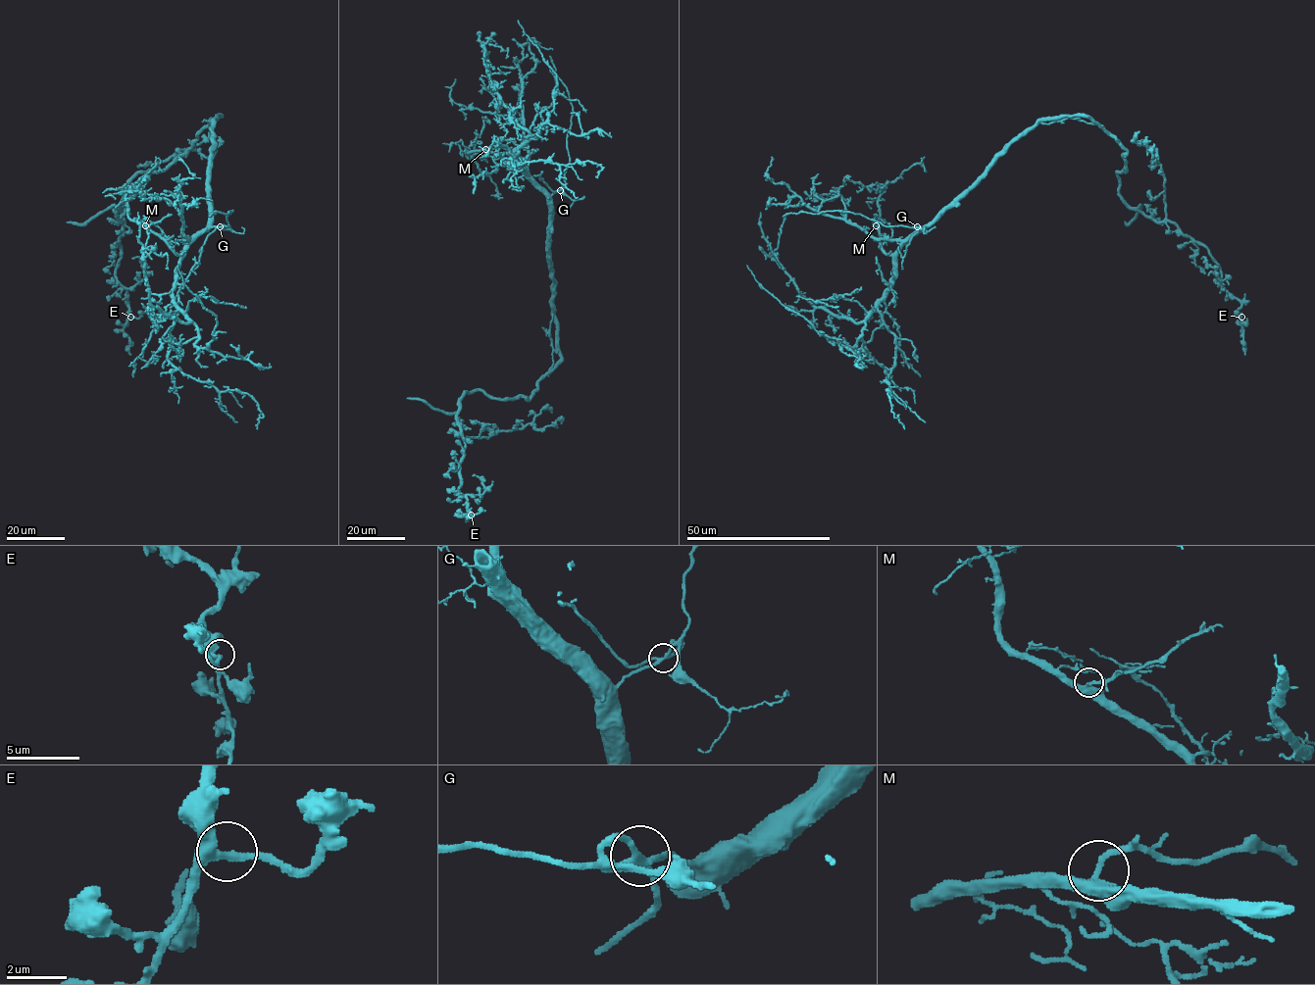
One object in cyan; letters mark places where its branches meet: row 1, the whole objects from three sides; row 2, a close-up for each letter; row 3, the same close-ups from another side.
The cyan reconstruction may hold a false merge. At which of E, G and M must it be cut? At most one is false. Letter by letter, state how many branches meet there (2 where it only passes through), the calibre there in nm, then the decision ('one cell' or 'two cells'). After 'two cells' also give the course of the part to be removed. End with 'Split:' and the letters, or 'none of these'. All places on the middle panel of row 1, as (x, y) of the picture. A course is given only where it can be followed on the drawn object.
E: 3 branches meet; 240 nm thick; one cell
G: 3 branches meet; 220 nm thick; two cells; foreign part runs (560, 190), (553, 191), (538, 174), (533, 175)
M: 3 branches meet; 260 nm thick; one cell
Split: G

